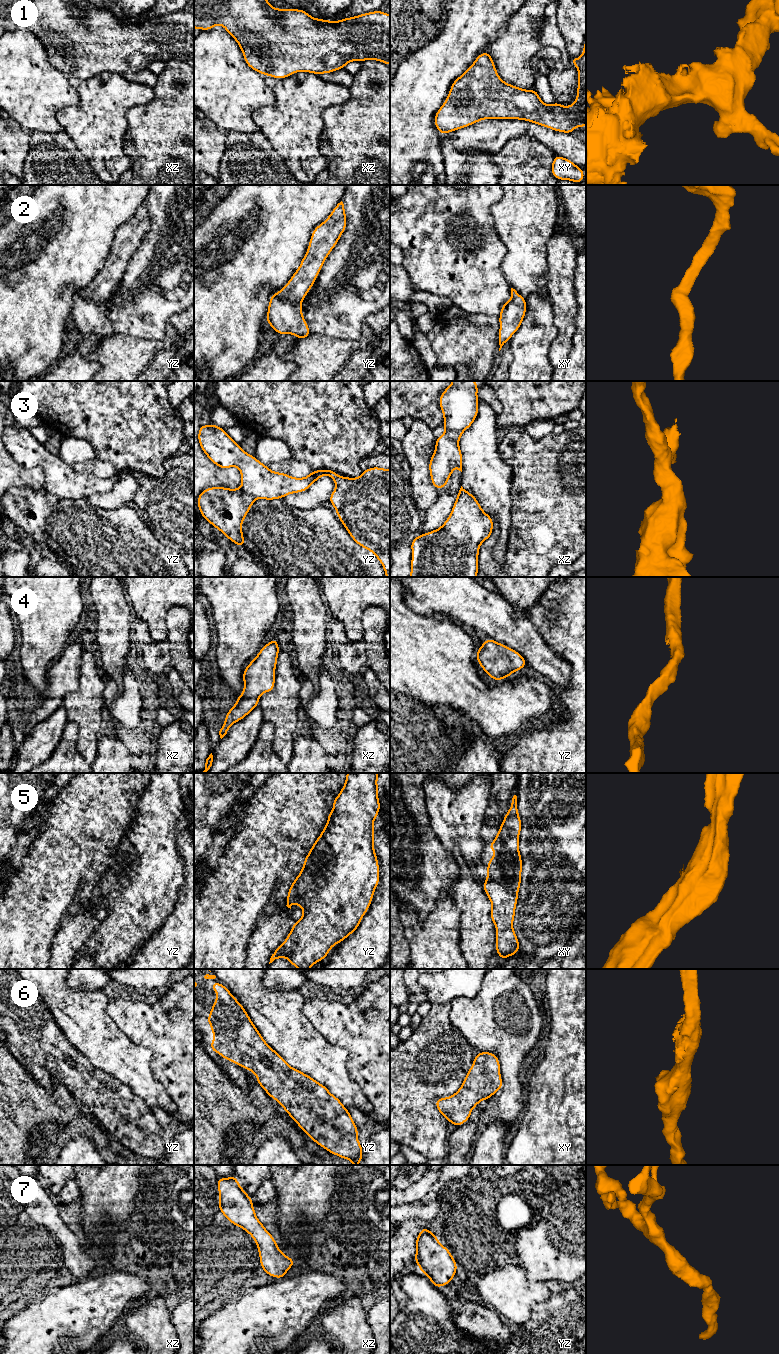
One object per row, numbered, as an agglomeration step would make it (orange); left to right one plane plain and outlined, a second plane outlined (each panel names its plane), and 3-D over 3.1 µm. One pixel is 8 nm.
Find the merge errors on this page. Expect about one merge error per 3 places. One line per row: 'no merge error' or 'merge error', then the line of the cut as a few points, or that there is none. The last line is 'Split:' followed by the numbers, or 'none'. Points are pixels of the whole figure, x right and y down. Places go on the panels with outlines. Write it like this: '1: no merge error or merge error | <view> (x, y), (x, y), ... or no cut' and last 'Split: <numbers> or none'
1: no merge error | no cut
2: no merge error | no cut
3: merge error | yz (241, 487), (255, 497)
4: no merge error | no cut
5: no merge error | no cut
6: no merge error | no cut
7: no merge error | no cut
Split: 3

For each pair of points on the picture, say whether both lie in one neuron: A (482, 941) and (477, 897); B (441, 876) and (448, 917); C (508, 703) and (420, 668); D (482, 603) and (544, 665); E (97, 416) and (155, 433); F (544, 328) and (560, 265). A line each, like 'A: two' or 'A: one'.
A: one
B: two
C: one
D: one
E: one
F: two

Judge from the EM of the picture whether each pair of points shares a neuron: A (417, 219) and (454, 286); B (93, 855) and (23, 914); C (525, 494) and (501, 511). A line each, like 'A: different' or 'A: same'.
A: same
B: same
C: different

